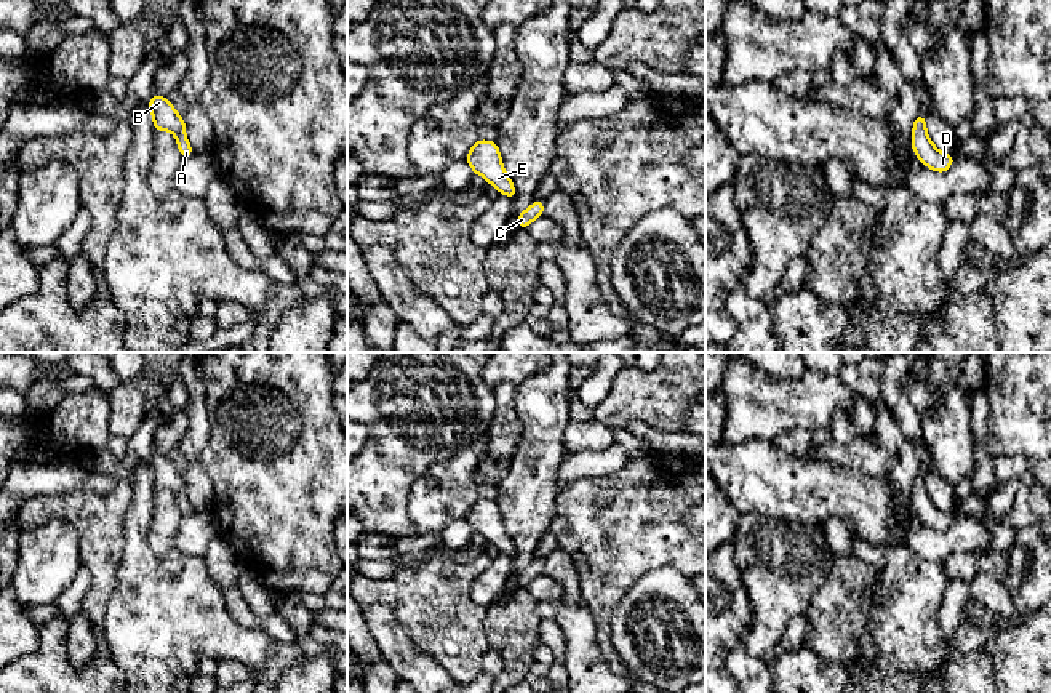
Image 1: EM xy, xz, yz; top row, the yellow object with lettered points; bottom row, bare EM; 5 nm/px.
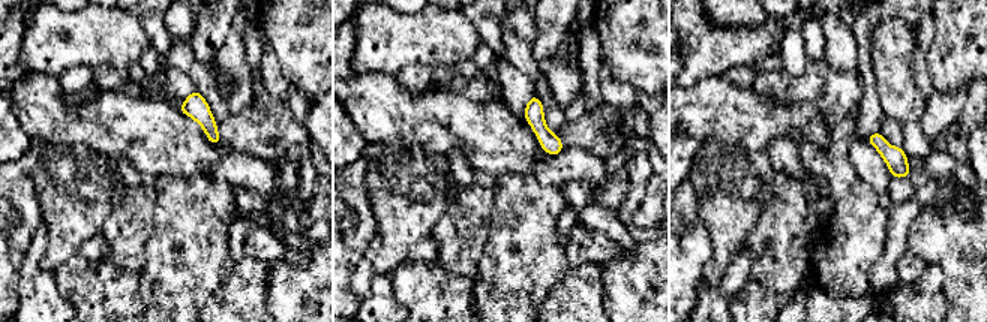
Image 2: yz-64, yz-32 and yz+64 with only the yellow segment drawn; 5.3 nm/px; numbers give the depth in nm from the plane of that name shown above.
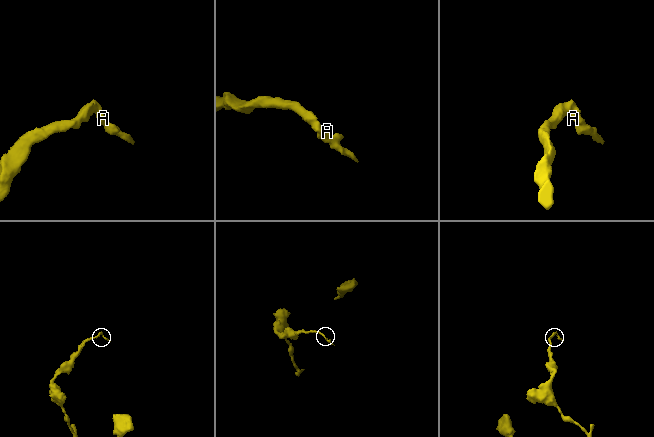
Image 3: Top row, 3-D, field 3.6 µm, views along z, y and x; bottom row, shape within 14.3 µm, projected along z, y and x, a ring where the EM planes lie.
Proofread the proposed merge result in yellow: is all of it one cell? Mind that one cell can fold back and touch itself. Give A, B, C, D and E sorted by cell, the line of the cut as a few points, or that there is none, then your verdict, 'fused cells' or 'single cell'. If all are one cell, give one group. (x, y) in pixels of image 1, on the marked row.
groups A B C D E; cut none; single cell

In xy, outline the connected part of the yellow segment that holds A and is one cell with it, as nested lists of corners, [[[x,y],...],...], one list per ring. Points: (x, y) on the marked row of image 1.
[[[154,94],[149,99],[149,107],[154,120],[154,131],[166,130],[173,133],[182,158],[190,157],[194,149],[186,136],[184,118],[176,112],[174,106],[165,96]]]

